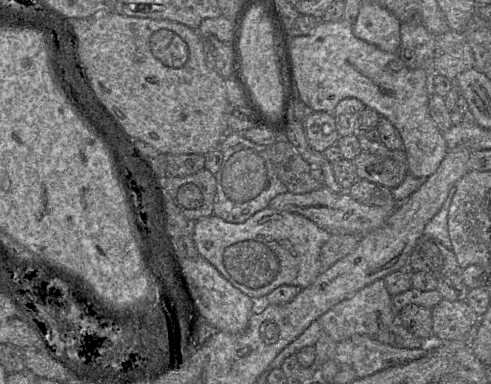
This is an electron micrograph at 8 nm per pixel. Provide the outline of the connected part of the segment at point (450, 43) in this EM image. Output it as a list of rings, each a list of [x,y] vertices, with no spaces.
[[[449,30],[435,35],[434,73],[455,80],[464,71],[474,68],[474,54],[462,32]]]

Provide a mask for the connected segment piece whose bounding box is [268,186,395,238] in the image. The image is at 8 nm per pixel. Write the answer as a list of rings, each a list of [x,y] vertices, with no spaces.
[[[325,186],[309,193],[294,194],[286,192],[274,197],[268,207],[298,213],[317,224],[322,229],[334,234],[348,234],[364,237],[384,225],[395,206],[368,206],[354,200],[348,192],[336,193]]]

